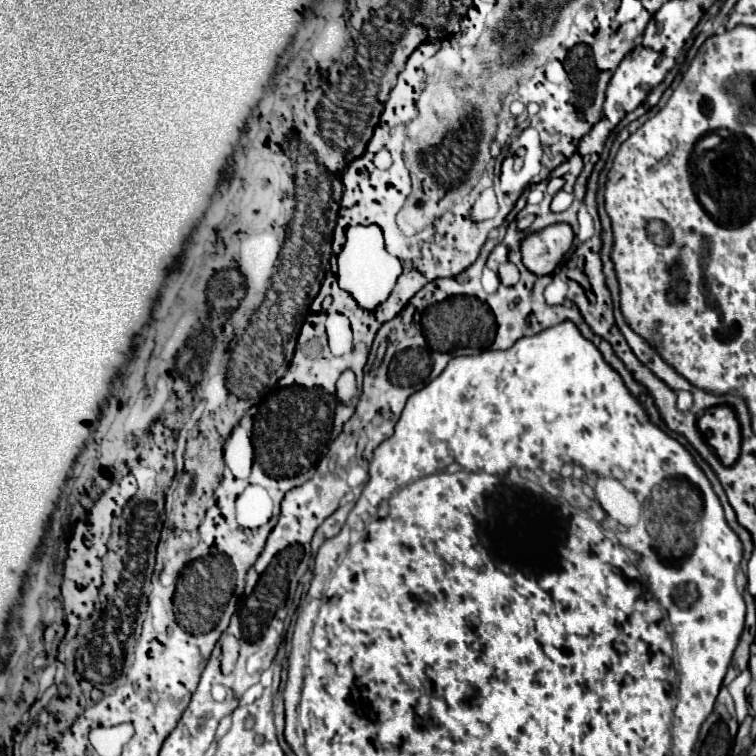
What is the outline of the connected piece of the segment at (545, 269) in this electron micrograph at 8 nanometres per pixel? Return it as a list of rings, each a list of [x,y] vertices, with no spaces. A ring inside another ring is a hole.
[[[550,225],[522,241],[522,261],[536,275],[550,275],[570,249],[572,239],[570,225]]]

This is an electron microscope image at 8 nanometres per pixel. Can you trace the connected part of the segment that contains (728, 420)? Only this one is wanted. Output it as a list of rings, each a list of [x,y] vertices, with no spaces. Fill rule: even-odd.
[[[720,405],[706,409],[698,419],[698,429],[706,437],[706,443],[714,449],[724,467],[734,465],[740,455],[740,425],[732,407]]]

